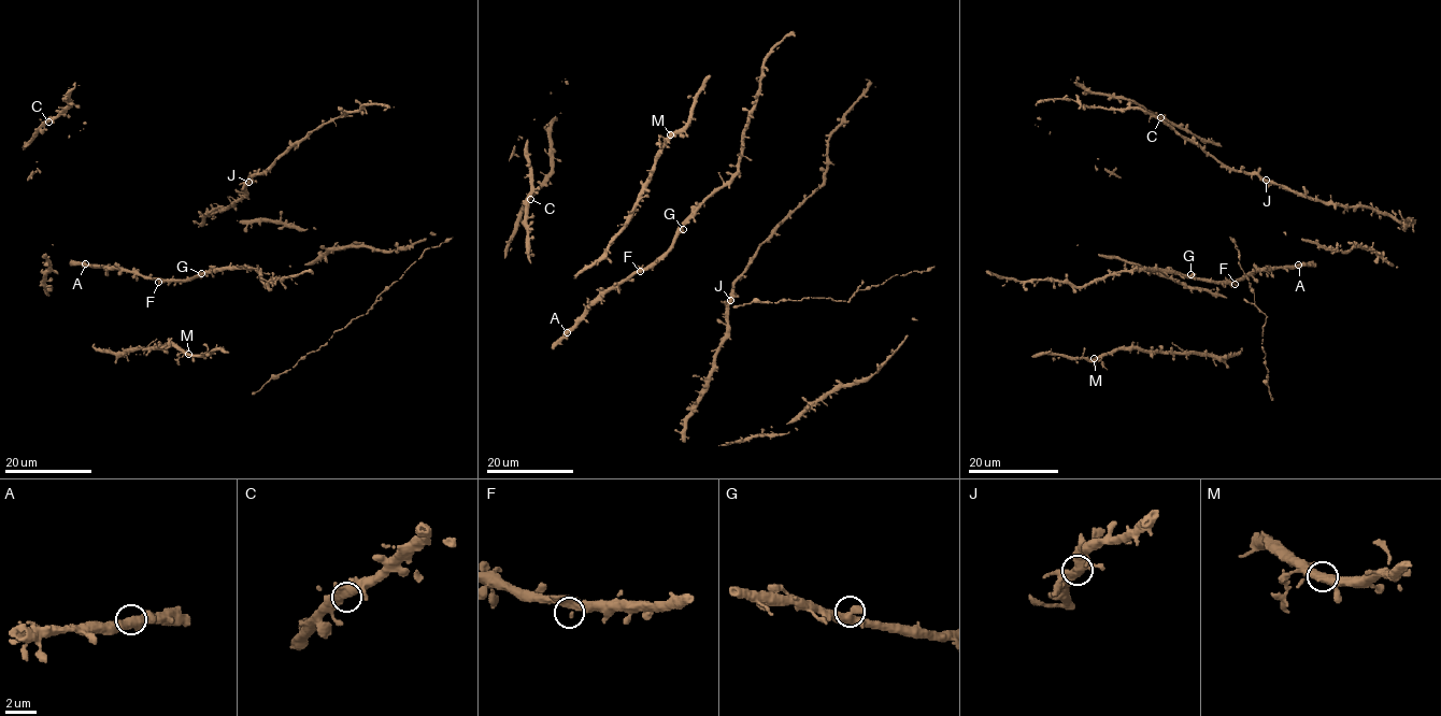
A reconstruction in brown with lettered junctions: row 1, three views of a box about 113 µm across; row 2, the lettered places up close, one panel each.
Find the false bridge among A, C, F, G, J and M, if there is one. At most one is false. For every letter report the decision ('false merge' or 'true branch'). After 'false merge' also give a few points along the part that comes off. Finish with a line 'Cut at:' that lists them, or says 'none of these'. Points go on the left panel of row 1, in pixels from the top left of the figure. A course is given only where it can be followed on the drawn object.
A: true branch
C: true branch
F: true branch
G: true branch
J: true branch
M: true branch
Cut at: none of these

